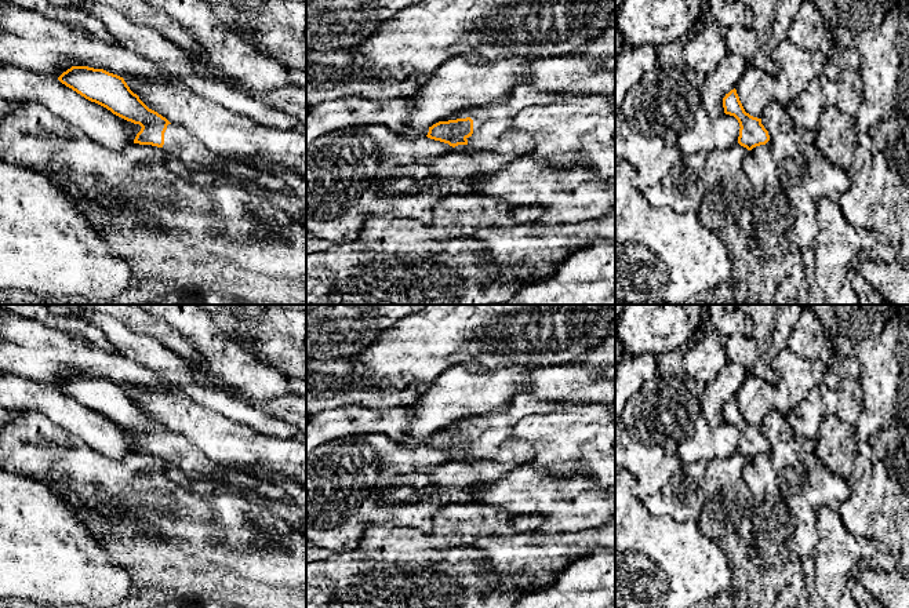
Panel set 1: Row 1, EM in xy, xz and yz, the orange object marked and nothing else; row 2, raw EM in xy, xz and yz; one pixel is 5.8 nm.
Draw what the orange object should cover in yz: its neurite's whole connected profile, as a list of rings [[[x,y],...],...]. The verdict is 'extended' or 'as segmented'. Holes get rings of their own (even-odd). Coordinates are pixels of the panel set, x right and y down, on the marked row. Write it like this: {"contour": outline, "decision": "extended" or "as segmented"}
{"contour": [[[735,88],[723,98],[723,108],[726,114],[734,116],[739,123],[738,143],[741,146],[752,150],[770,141],[768,131],[761,124],[761,119],[745,112]]], "decision": "as segmented"}

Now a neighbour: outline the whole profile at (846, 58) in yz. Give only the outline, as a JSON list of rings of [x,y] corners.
[[[803,0],[788,29],[786,39],[806,51],[822,52],[840,69],[858,70],[861,57],[852,48],[841,48],[811,0]]]

